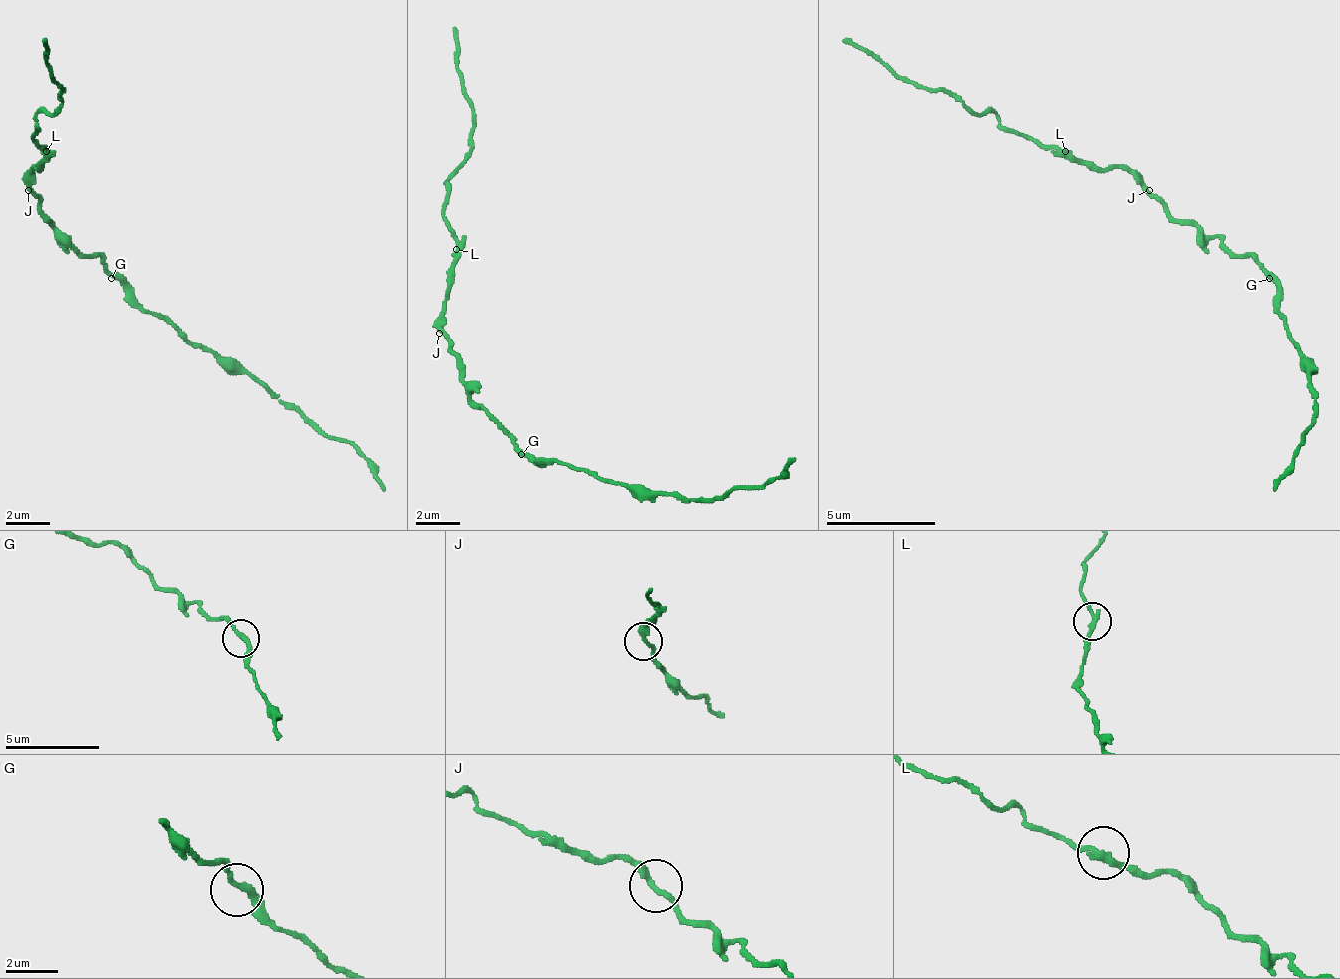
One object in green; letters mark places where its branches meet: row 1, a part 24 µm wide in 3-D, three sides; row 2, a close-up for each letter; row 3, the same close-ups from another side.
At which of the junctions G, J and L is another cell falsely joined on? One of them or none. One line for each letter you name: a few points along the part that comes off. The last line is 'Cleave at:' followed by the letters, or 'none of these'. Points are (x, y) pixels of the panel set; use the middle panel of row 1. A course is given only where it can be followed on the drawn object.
L: (455, 251), (444, 179), (472, 146), (472, 97), (455, 26)
Cleave at: L

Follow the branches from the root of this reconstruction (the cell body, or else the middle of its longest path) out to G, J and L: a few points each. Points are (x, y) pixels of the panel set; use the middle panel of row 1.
G: (472, 399), (516, 443), (521, 454)
J: (472, 399), (472, 383), (466, 377), (466, 366), (439, 333)
L: (472, 399), (466, 366), (450, 350), (450, 333), (444, 328), (444, 289), (450, 284), (450, 262), (455, 251)

